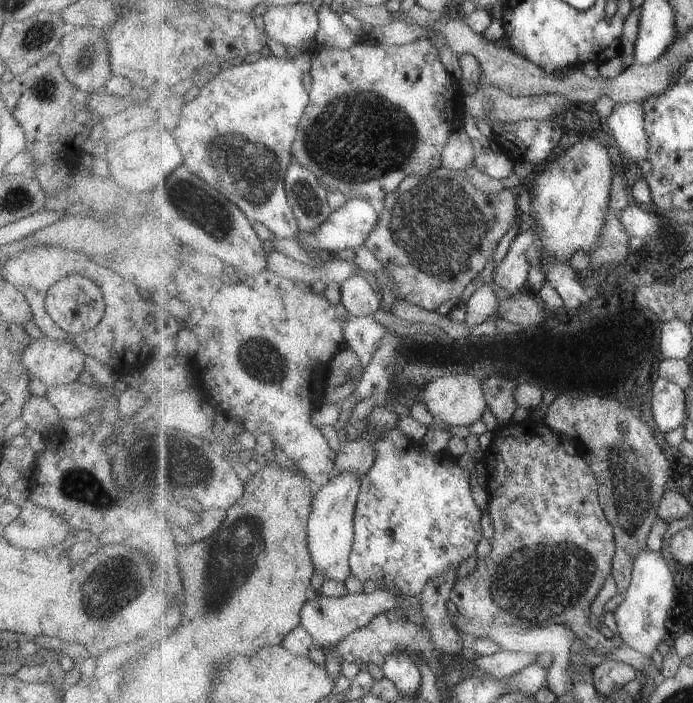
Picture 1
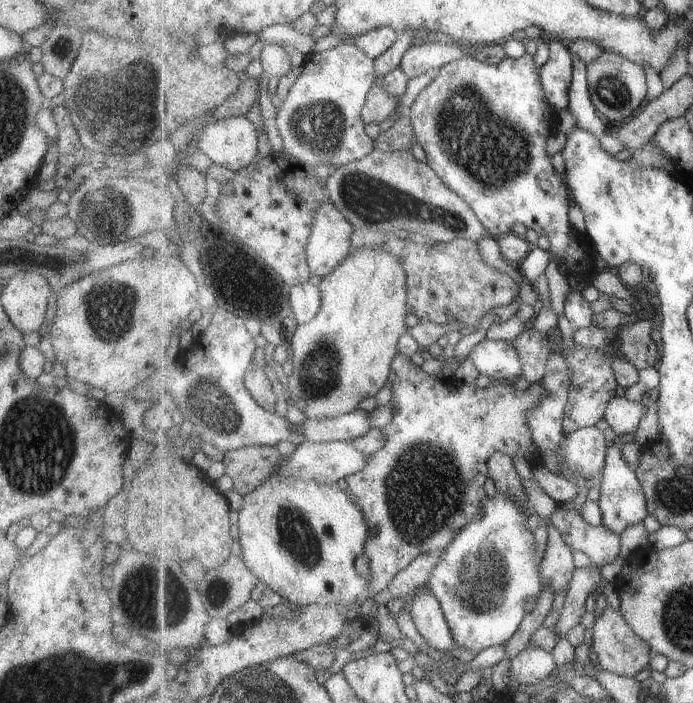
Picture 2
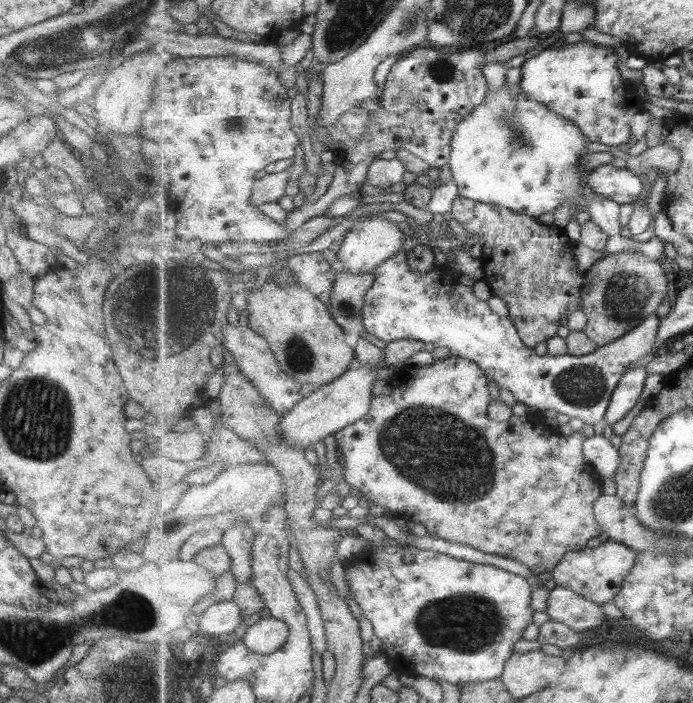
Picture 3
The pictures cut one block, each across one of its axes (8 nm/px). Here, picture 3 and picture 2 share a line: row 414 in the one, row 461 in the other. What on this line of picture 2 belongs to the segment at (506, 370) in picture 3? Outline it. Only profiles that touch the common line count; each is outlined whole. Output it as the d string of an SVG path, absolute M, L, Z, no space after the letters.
M583 427L570 433L561 446L565 464L572 474L576 468L583 477L603 474L609 444L603 431L596 427Z

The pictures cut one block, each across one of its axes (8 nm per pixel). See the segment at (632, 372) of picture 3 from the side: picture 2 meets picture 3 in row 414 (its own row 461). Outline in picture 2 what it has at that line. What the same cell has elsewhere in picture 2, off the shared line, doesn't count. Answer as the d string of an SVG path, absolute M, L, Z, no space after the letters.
M618 438L614 444L609 447L606 456L606 465L604 466L600 492L601 496L598 500L599 506L602 508L603 518L602 525L610 528L613 532L621 534L625 532L631 524L644 522L648 515L648 497L645 494L640 478L637 476L636 469L627 464L627 460L623 458L620 444L617 444Z

